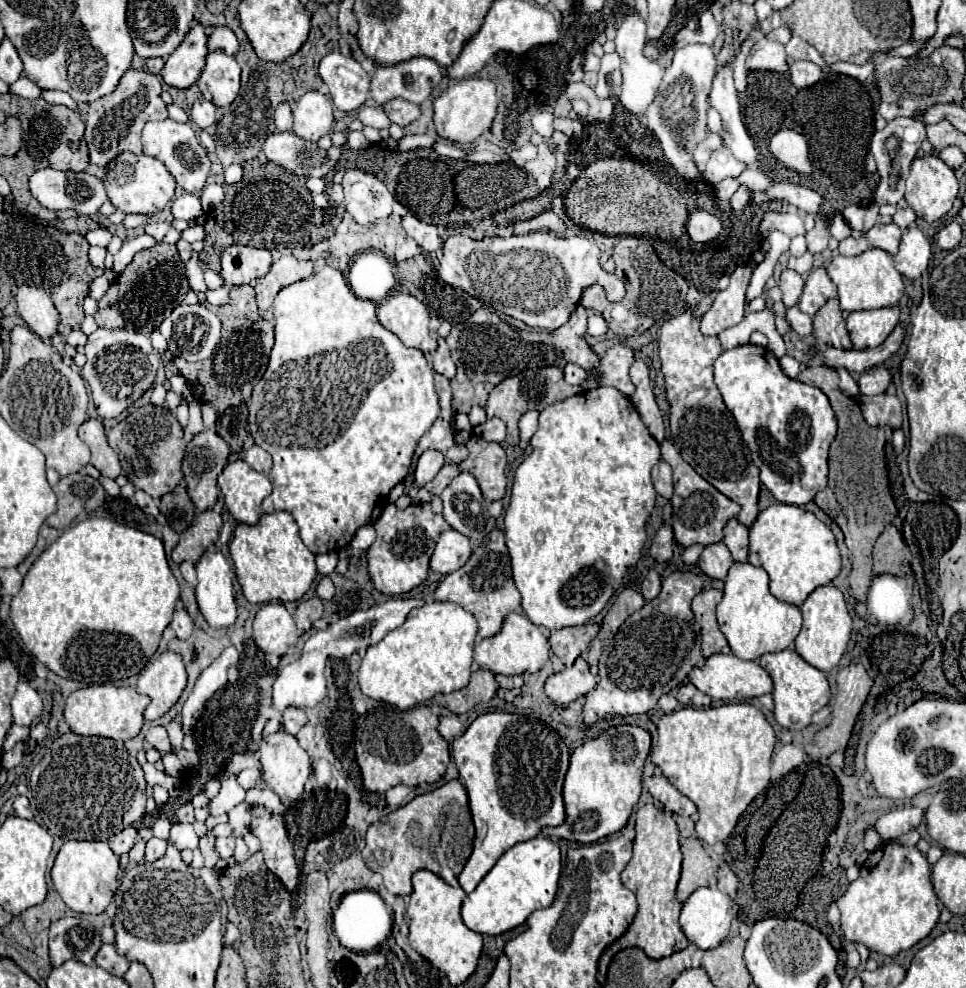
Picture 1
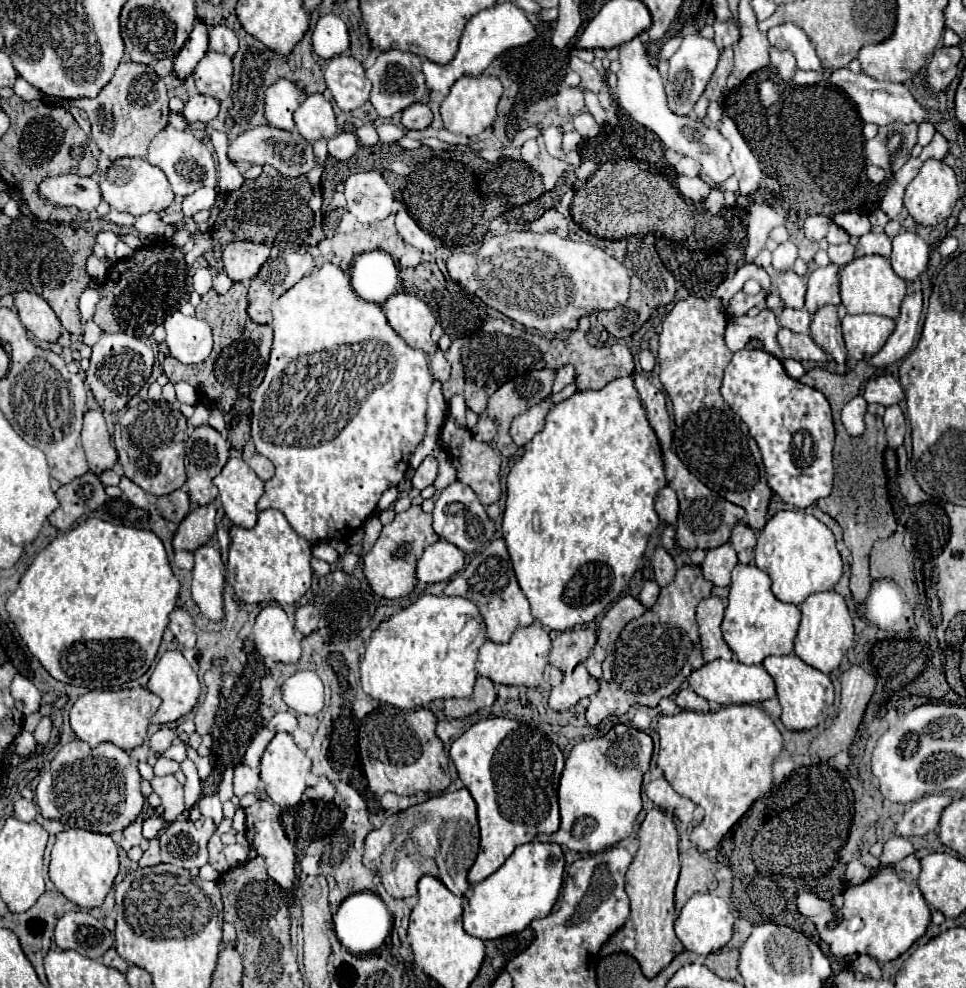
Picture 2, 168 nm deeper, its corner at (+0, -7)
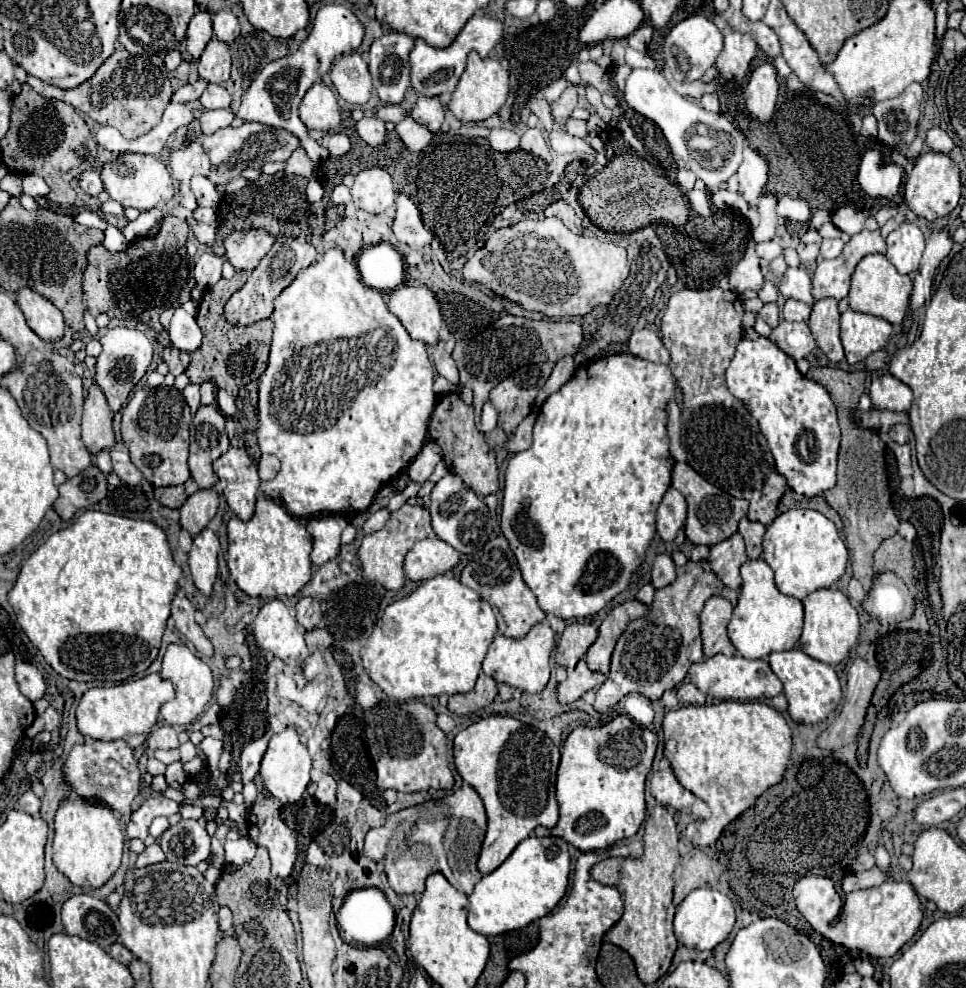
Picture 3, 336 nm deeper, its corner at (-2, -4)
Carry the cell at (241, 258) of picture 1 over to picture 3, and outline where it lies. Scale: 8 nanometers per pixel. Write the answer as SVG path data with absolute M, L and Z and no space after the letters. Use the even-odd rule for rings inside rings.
M251 228L243 232L231 232L225 238L225 256L235 266L235 270L251 272L259 260L269 252L275 238L261 228Z

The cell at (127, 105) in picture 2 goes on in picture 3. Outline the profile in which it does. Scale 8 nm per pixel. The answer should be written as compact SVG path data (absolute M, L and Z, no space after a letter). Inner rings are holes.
M123 48L115 50L105 64L101 64L101 68L97 68L97 72L77 88L63 90L37 80L35 76L27 76L27 84L45 98L63 100L91 116L95 122L117 128L125 138L139 138L157 126L173 94L169 72L159 54L129 54Z

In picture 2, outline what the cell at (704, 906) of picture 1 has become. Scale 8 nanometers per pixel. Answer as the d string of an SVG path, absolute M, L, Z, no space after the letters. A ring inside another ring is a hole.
M695 893L681 909L681 913L675 921L675 933L687 951L693 951L699 955L709 955L713 951L723 949L729 943L731 933L733 933L733 923L735 923L735 917L733 917L733 911L729 909L729 905L725 903L725 899L721 899L713 893Z

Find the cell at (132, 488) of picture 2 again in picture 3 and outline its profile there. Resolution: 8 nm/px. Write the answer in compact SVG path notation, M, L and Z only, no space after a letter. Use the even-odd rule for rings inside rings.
M113 448L111 450L111 462L113 462L113 472L121 478L121 482L129 486L139 486L141 482L141 472L135 468L135 464L129 458L127 450Z

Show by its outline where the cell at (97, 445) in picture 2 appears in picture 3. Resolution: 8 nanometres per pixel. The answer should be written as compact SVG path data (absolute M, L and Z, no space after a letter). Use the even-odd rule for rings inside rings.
M97 384L89 388L89 394L85 398L81 426L83 426L83 442L91 454L115 446L111 410L105 400L105 394L101 392L101 388L97 388Z

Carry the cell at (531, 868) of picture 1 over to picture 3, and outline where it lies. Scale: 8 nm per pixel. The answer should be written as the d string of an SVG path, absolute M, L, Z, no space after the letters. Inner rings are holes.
M555 836L525 838L523 842L519 842L519 846L513 850L513 854L497 870L483 876L481 882L475 886L475 892L469 896L469 918L467 918L469 926L483 936L497 936L497 934L503 934L509 930L525 928L529 922L535 922L535 920L547 916L559 904L559 900L567 892L569 872L571 872L571 860L569 860L565 840L555 838Z

